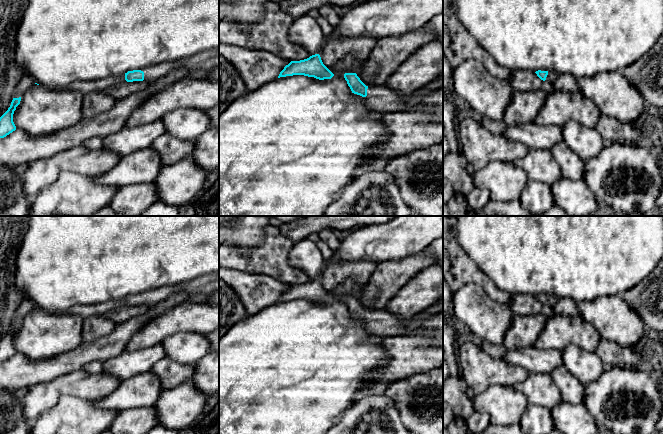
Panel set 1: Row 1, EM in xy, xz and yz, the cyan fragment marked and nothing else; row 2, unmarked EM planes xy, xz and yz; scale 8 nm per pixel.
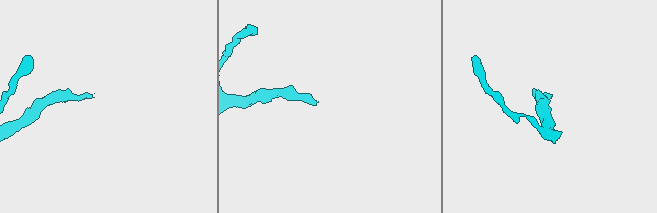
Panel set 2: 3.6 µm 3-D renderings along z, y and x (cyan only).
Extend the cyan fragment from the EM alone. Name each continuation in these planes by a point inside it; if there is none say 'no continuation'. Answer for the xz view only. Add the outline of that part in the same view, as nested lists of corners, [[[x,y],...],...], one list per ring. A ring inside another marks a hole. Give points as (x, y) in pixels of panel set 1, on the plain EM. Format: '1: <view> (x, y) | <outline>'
1: xz (381, 322) | [[[384,308],[368,311],[364,325],[374,335],[383,337],[405,336],[412,334],[427,319],[414,316],[410,318],[408,324],[404,323],[405,320],[397,318]]]

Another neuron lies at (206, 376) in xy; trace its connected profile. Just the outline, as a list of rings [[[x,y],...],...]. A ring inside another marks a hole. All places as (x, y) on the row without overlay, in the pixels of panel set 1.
[[[210,351],[194,367],[195,372],[189,382],[209,397],[219,394],[219,352]]]

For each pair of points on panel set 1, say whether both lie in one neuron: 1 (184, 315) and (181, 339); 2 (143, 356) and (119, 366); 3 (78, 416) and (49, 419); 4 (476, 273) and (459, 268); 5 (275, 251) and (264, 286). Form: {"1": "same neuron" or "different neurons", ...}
{"1": "different neurons", "2": "same neuron", "3": "same neuron", "4": "same neuron", "5": "different neurons"}

